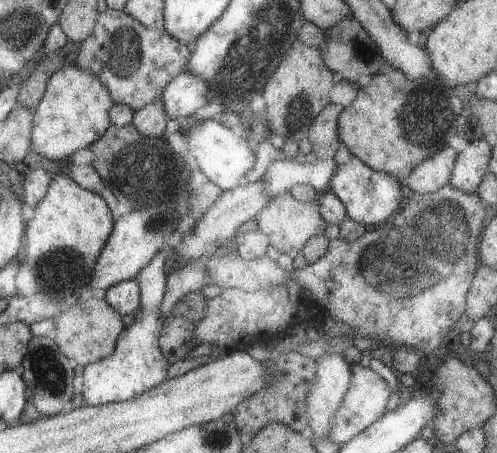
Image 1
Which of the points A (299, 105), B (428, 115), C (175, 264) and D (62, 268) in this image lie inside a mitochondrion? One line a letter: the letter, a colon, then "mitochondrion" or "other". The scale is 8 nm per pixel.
A: mitochondrion
B: mitochondrion
C: other
D: mitochondrion

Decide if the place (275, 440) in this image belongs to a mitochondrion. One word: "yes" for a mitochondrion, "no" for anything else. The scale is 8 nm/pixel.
no

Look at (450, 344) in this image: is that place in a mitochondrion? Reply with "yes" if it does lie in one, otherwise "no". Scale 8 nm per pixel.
no

